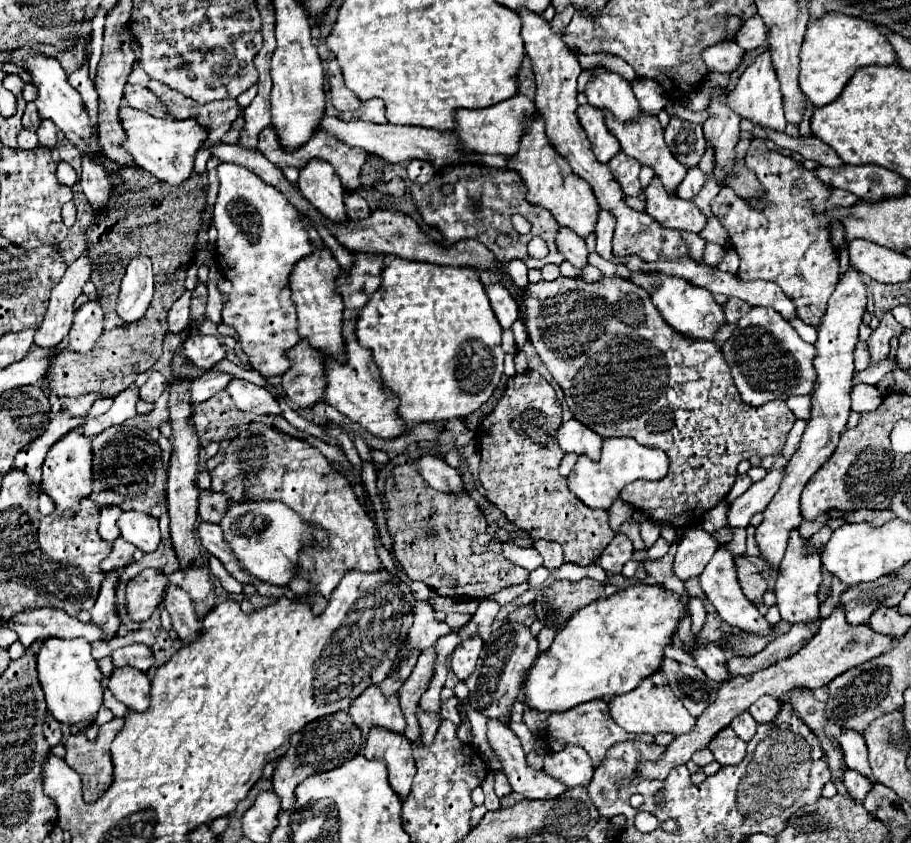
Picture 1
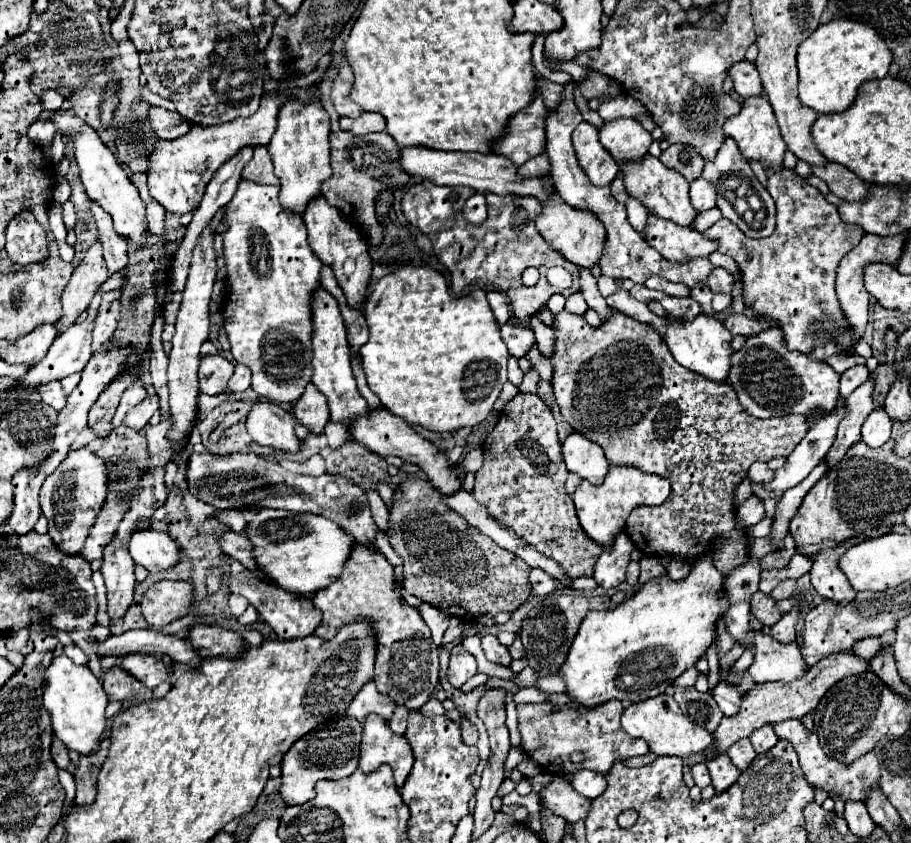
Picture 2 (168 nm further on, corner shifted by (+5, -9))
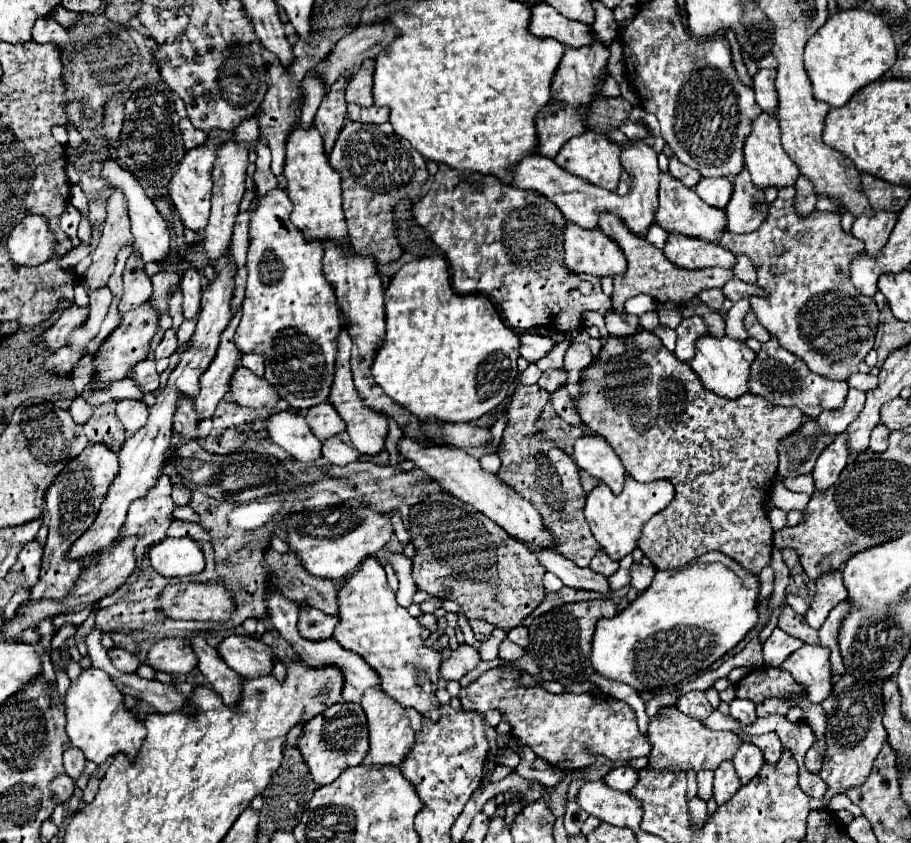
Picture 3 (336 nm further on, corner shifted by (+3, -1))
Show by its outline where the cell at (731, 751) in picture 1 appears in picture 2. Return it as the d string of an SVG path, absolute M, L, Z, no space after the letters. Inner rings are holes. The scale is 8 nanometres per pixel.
M720 754L712 760L706 762L708 770L710 770L710 776L712 776L712 786L716 788L716 792L724 792L728 786L732 786L738 776L740 776L740 770L732 764L732 760L728 758L728 754Z

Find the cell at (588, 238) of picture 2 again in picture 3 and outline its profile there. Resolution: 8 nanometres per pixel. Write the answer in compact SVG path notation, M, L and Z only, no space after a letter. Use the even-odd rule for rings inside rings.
M566 224L564 240L564 260L570 272L598 278L626 272L626 258L620 246L610 242L602 230L582 230L576 224Z

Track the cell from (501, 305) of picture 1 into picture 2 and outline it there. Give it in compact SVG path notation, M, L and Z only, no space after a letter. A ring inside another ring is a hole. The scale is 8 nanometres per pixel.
M506 322L506 324L500 326L500 336L504 338L504 344L508 346L508 352L514 358L522 358L528 352L528 348L536 342L534 332L530 328L516 326L512 322Z

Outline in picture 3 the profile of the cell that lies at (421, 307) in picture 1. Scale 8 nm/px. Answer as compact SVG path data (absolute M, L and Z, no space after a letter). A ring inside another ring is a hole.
M430 256L404 264L388 284L384 304L386 340L372 364L372 376L394 402L406 406L412 414L422 414L422 418L436 416L440 422L472 422L494 410L508 396L518 374L518 332L502 322L486 294L454 292L444 258Z

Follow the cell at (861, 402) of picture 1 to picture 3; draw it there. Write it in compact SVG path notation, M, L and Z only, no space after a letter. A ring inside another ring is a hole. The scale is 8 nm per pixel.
M878 424L878 426L872 430L868 450L870 450L870 452L884 452L884 450L888 448L888 436L890 436L890 430L886 430L882 424Z

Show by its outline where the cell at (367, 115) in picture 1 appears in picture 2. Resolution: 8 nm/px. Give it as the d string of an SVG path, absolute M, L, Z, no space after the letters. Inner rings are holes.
M362 112L360 118L356 118L356 120L340 118L340 128L360 136L360 134L370 134L370 132L384 132L386 130L386 122L384 122L382 114Z

